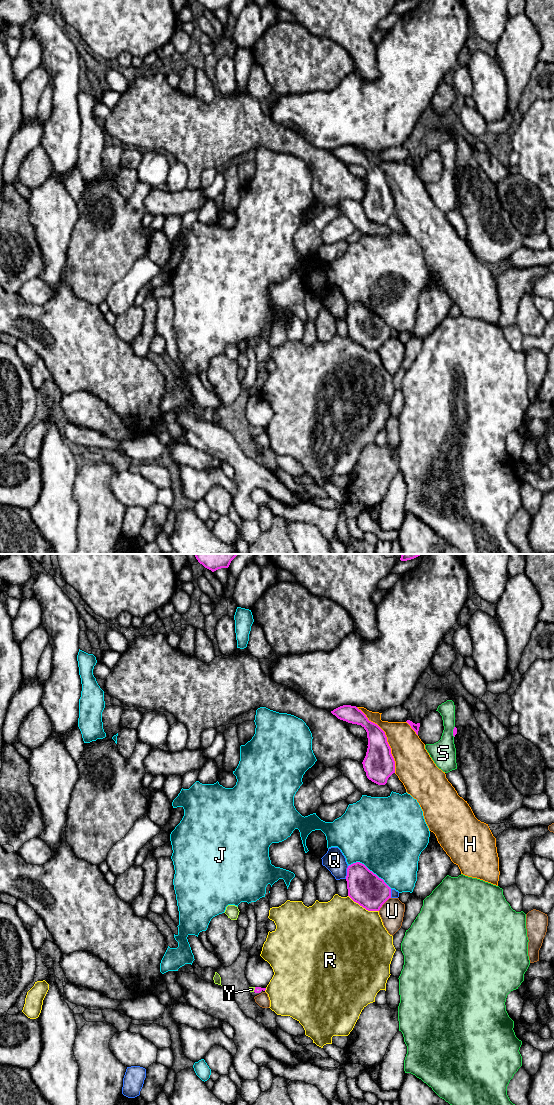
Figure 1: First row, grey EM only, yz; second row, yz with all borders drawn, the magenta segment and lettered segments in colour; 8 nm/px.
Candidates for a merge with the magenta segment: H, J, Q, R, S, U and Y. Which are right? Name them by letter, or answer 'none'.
Y

